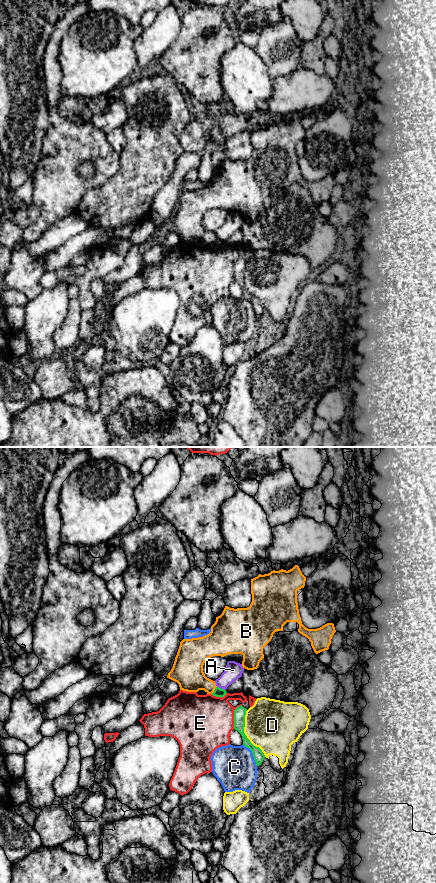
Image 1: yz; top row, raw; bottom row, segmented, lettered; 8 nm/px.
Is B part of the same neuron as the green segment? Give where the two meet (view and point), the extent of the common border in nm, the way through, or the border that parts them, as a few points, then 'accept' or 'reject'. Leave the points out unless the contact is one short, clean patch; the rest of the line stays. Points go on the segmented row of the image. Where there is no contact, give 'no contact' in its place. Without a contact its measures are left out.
yz (214, 690) | 80 nm | along yz (216, 686), (211, 693) | reject

